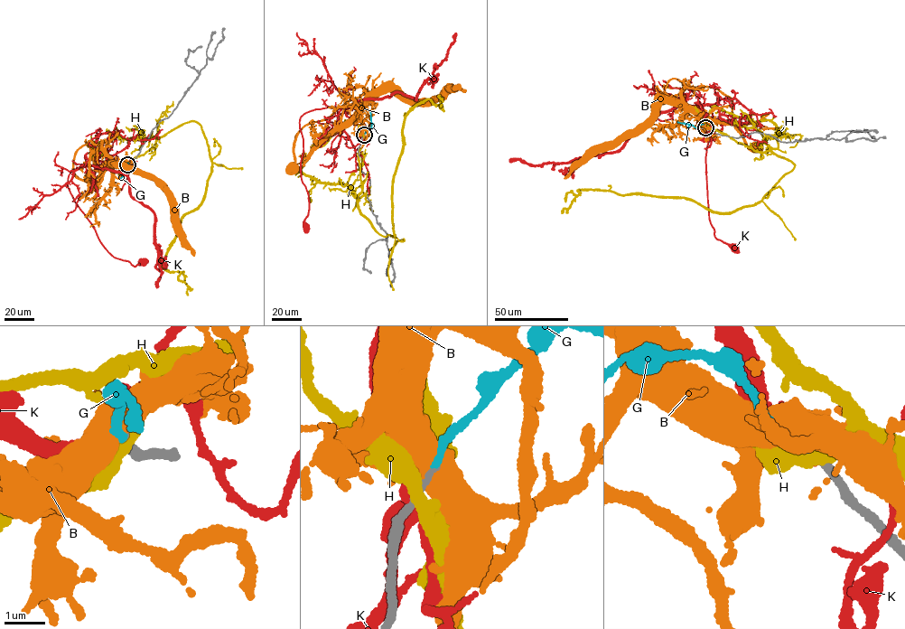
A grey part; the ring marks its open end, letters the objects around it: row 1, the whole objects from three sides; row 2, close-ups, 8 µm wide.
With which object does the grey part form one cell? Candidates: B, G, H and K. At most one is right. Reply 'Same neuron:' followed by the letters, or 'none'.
Same neuron: G

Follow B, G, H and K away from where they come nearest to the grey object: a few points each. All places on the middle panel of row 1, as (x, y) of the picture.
B: (363, 136), (360, 112), (390, 86)
G: (364, 135), (371, 129), (369, 112)
H: (363, 136), (359, 209), (378, 233), (394, 237), (391, 194), (405, 115), (429, 99), (440, 107)
K: (363, 136), (345, 107), (317, 108), (300, 117), (300, 170), (309, 205), (306, 225)

